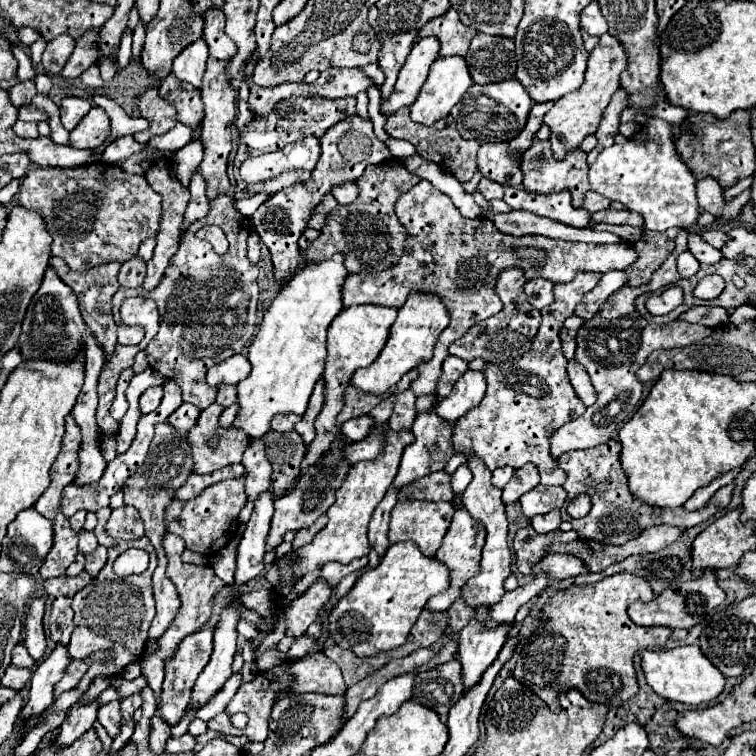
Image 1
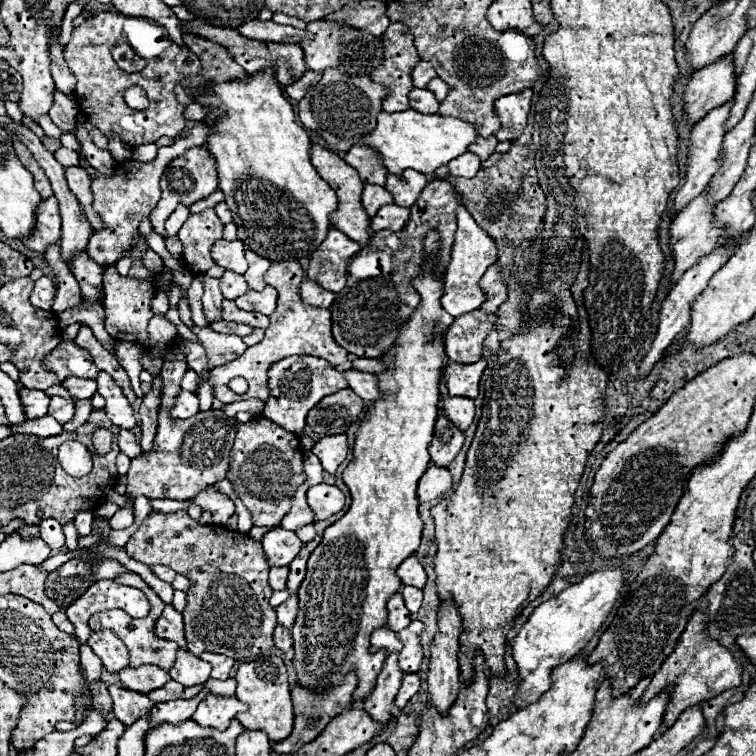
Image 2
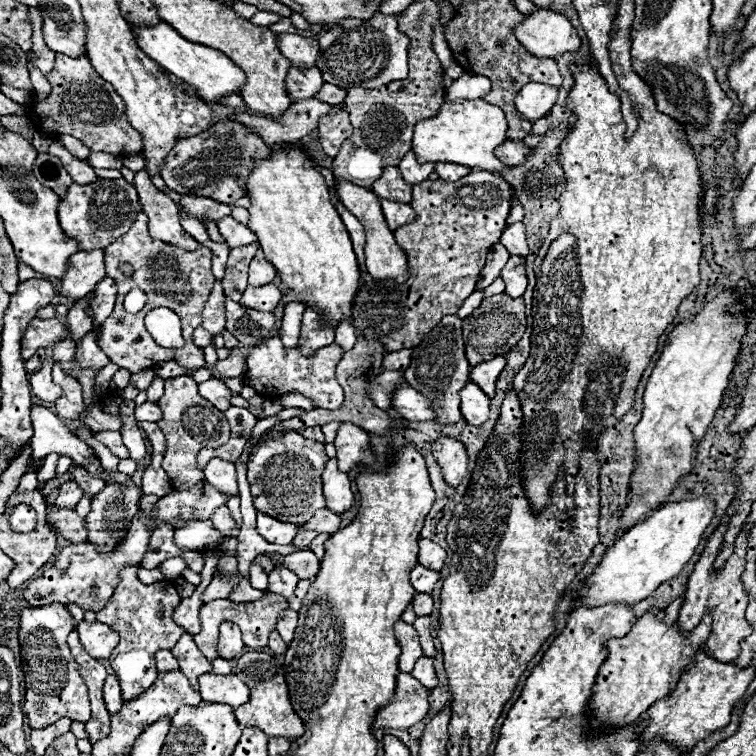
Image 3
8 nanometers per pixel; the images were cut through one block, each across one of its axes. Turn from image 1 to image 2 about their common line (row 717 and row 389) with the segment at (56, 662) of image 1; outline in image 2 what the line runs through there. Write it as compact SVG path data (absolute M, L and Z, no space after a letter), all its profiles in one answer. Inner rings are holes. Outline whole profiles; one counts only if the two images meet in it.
M22 388L20 390L20 400L26 408L26 416L28 418L42 418L48 414L48 402L50 396L46 396L42 390L30 390L30 388Z

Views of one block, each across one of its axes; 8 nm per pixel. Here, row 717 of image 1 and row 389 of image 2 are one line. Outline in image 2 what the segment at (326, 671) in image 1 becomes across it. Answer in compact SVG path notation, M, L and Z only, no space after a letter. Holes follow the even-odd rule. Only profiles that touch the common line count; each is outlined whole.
M278 262L272 264L266 272L266 282L270 286L274 286L278 290L278 306L276 310L270 314L270 326L266 328L264 338L250 346L242 356L238 356L236 360L216 366L214 370L210 370L208 378L216 388L216 398L224 404L230 402L238 402L238 400L248 400L248 398L260 398L260 400L268 400L268 368L278 362L284 360L288 356L294 354L310 354L310 356L322 356L324 360L328 360L330 364L344 364L348 360L348 352L344 352L344 348L340 348L340 344L336 344L336 340L332 340L332 318L330 318L330 310L324 308L312 308L308 304L304 304L300 300L300 282L304 278L304 270L300 268L298 262ZM232 378L244 378L248 382L248 392L244 394L234 394L228 388L228 382Z

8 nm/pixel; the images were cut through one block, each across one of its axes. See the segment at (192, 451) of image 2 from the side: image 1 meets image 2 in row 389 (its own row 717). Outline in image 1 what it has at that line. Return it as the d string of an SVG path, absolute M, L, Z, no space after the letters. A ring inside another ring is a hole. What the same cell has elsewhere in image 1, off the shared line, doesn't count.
M204 628L192 636L186 636L180 642L180 648L176 650L176 654L172 656L172 660L164 666L166 678L164 678L164 686L162 686L162 696L160 696L160 706L156 710L158 716L162 716L170 726L176 726L184 714L184 710L190 704L190 694L192 694L192 684L196 682L196 676L200 674L200 670L208 664L210 654L212 654L212 628Z

